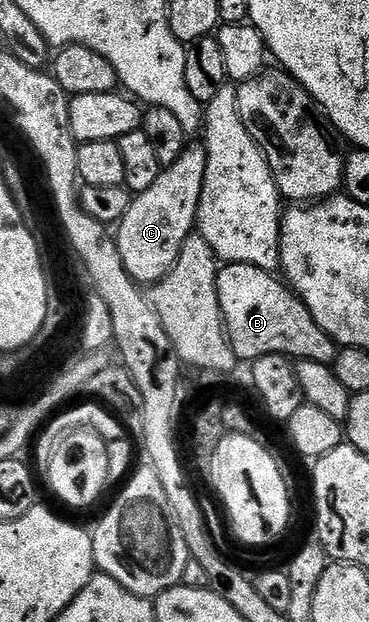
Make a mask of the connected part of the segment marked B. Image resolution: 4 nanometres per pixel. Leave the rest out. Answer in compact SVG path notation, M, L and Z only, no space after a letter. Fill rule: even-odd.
M229 263L219 268L217 277L217 297L223 314L223 325L227 341L235 351L236 360L254 361L266 355L286 355L295 361L308 359L314 363L334 364L337 344L313 321L309 309L294 294L282 278L270 271L262 271L248 263Z

